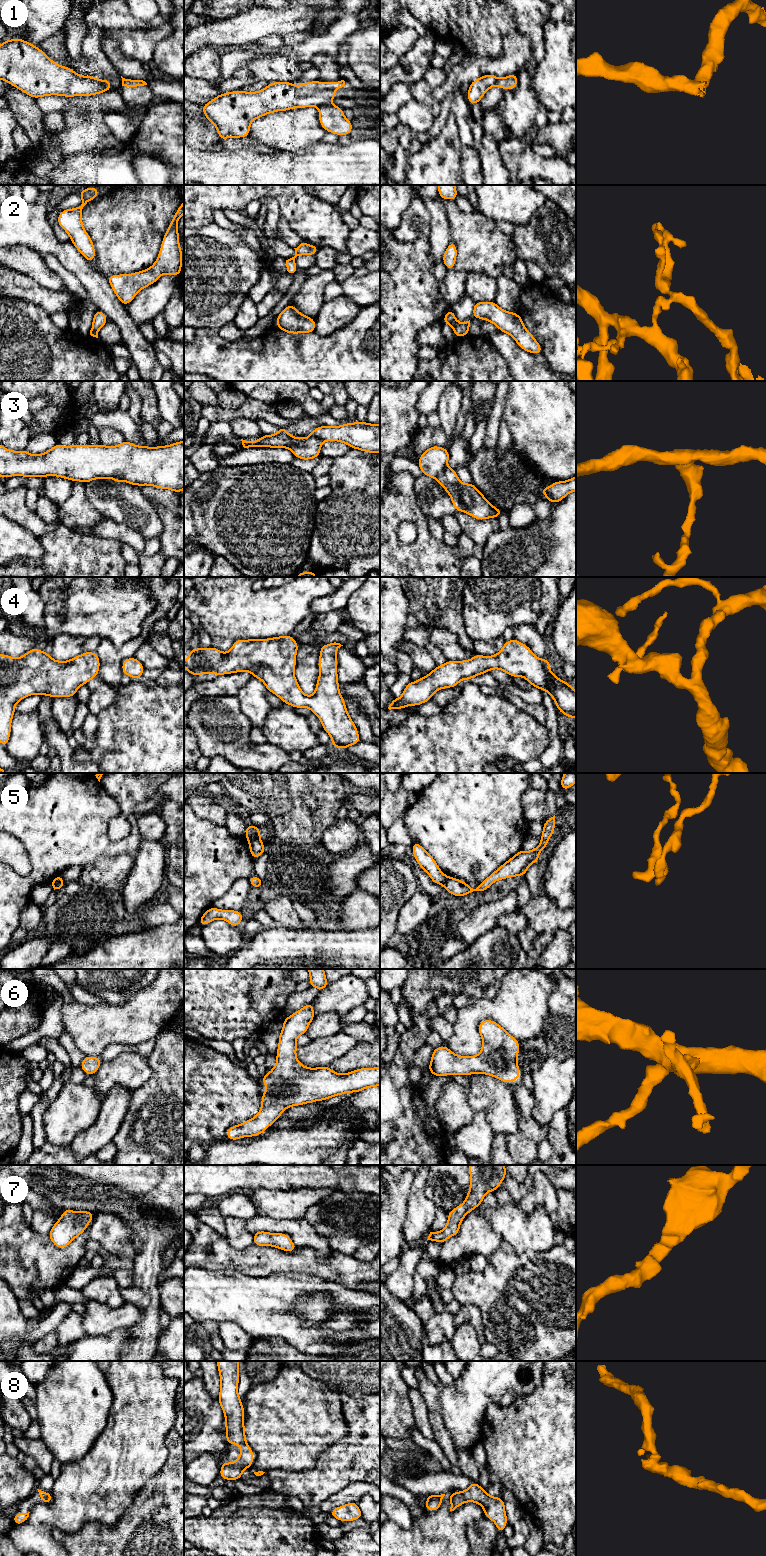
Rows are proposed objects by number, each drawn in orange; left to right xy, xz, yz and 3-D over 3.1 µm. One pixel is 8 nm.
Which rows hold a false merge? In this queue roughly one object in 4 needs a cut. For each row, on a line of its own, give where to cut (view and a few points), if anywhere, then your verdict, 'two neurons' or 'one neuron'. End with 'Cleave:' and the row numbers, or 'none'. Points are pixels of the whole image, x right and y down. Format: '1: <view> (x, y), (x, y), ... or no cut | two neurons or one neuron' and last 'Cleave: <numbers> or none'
1: xz (328, 103), (318, 107) | two neurons
2: no cut | one neuron
3: xz (303, 438), (292, 442), (287, 447) | two neurons
4: no cut | one neuron
5: xy (62, 880), (51, 883) | two neurons
6: no cut | one neuron
7: no cut | one neuron
8: no cut | one neuron
Cleave: 1, 3, 5

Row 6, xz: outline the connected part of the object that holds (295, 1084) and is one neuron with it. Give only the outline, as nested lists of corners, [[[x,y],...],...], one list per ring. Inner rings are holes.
[[[313,1002],[305,1005],[289,1017],[283,1019],[283,1028],[279,1034],[279,1044],[276,1053],[277,1062],[273,1069],[261,1079],[267,1085],[266,1091],[261,1094],[262,1103],[258,1114],[242,1124],[231,1126],[226,1138],[236,1141],[243,1137],[261,1135],[291,1106],[304,1105],[315,1101],[323,1101],[331,1097],[348,1092],[357,1093],[366,1088],[380,1086],[380,1066],[375,1068],[360,1068],[349,1073],[339,1074],[329,1066],[309,1068],[303,1066],[296,1057],[296,1039],[307,1033],[311,1021],[315,1018]]]

